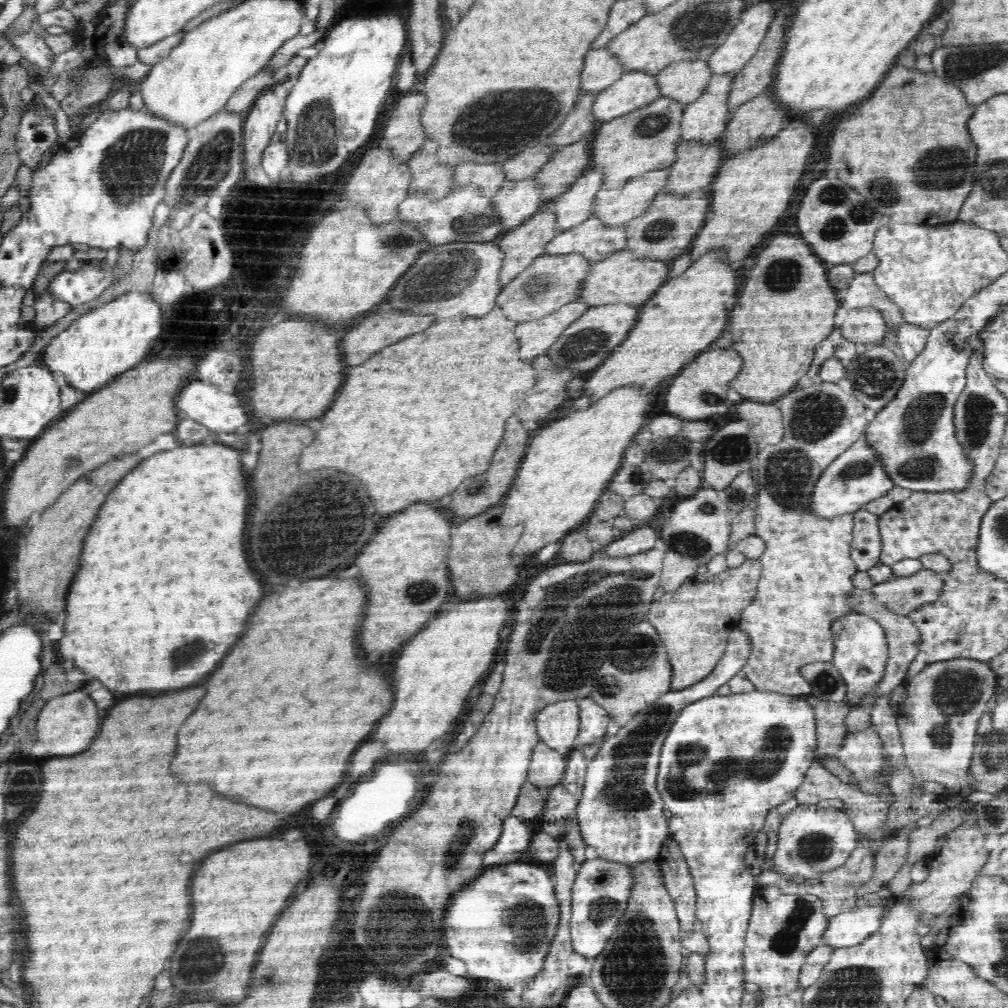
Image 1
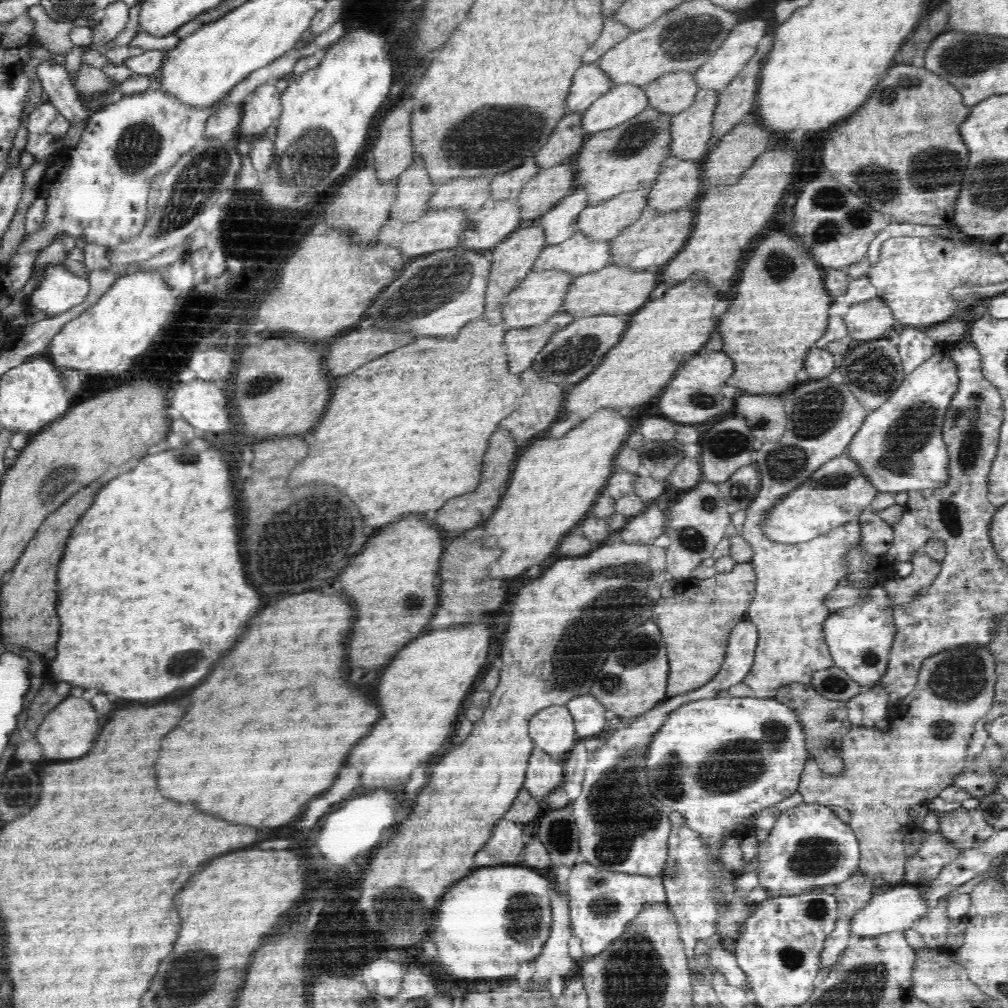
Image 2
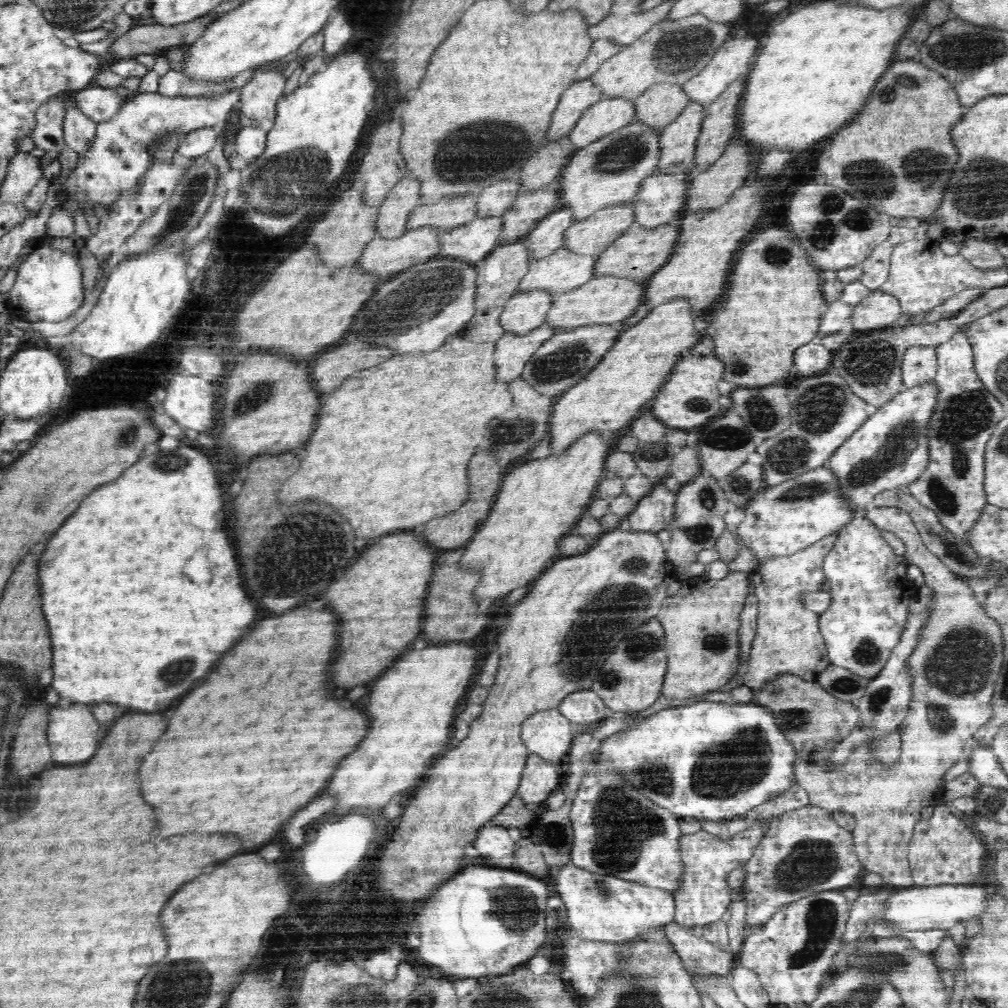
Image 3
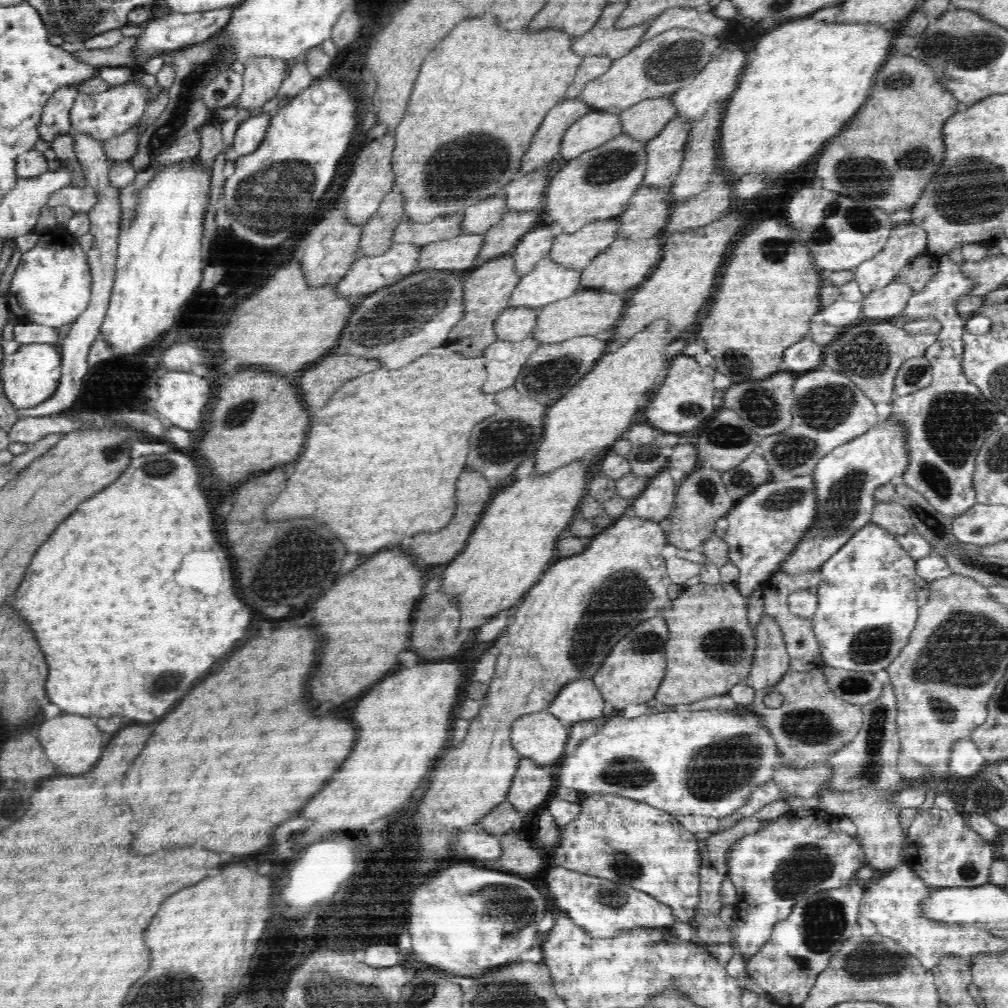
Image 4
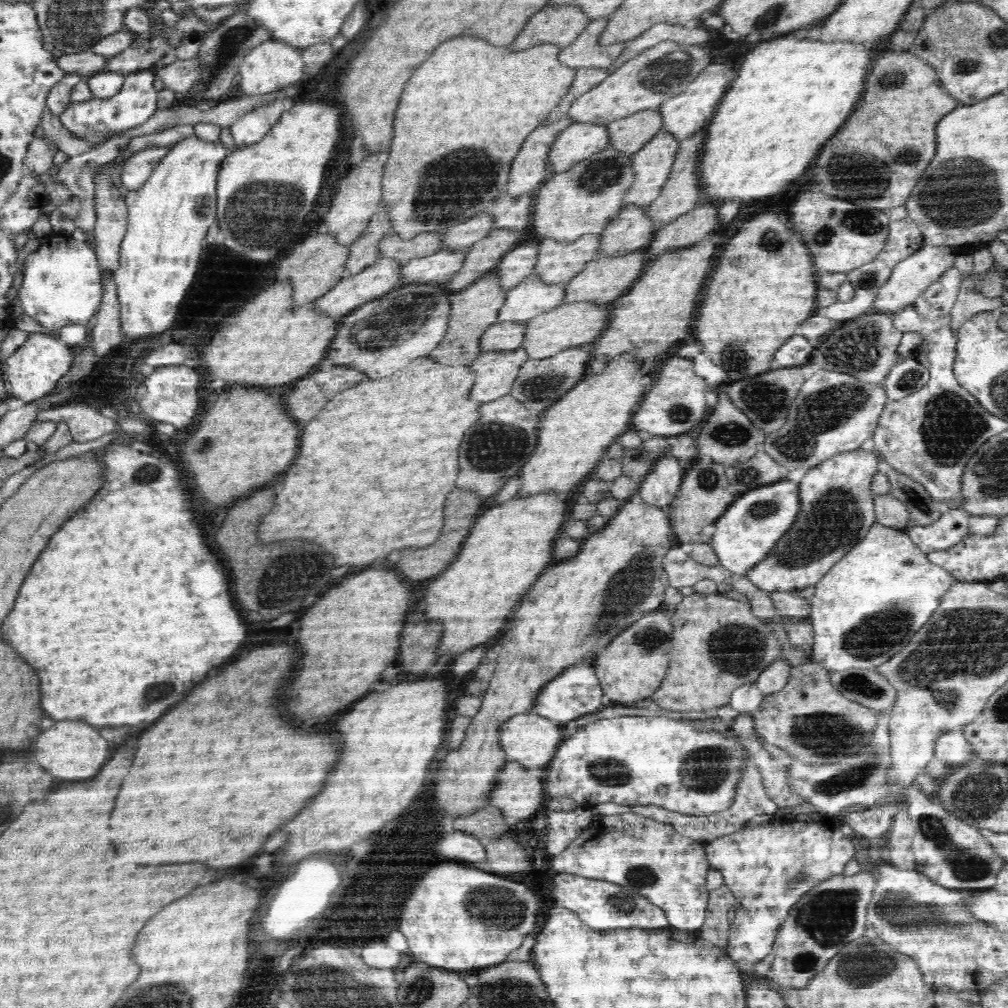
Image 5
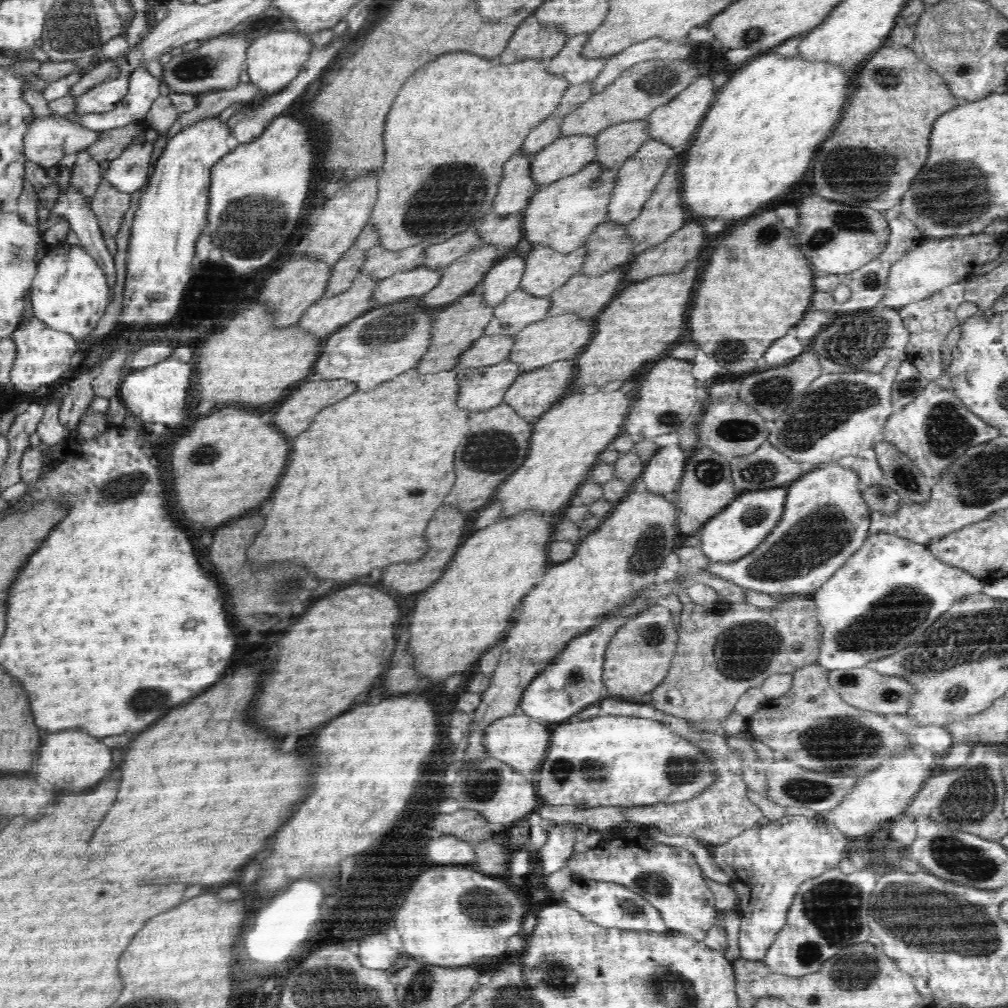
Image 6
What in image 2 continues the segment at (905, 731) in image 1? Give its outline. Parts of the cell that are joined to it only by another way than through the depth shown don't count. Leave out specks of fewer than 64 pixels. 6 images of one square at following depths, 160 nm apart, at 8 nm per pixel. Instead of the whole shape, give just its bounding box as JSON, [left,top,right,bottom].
[798,645,997,884]

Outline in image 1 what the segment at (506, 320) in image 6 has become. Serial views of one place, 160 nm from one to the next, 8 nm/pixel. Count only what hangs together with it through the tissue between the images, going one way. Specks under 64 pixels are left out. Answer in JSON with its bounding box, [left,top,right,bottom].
[545,216,626,264]

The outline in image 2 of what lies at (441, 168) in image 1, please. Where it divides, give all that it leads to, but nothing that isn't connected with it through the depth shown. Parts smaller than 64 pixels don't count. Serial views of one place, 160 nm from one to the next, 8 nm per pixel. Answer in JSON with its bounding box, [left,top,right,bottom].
[389,155,438,222]

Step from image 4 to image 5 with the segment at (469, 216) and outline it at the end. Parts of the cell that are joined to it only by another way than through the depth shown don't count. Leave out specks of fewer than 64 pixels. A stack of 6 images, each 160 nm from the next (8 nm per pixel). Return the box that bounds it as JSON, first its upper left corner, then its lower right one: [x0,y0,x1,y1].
[441,210,493,250]

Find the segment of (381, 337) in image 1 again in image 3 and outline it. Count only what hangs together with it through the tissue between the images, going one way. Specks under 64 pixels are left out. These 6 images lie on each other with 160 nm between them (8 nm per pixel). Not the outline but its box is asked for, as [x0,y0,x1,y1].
[312,342,394,394]

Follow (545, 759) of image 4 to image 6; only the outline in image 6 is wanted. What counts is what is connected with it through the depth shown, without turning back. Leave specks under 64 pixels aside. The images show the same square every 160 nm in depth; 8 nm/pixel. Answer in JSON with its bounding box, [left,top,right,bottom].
[483,712,551,782]

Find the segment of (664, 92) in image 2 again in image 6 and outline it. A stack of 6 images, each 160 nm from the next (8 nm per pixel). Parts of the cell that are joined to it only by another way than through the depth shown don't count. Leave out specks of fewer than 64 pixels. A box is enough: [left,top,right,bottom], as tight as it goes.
[594,119,648,170]

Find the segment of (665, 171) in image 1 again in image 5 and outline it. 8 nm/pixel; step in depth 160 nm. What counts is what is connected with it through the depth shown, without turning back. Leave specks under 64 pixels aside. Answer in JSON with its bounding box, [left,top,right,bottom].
[533,234,600,284]

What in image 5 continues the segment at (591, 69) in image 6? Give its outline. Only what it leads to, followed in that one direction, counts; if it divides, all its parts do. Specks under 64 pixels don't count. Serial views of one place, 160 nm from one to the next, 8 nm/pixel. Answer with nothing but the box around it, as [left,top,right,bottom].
[558,16,626,69]

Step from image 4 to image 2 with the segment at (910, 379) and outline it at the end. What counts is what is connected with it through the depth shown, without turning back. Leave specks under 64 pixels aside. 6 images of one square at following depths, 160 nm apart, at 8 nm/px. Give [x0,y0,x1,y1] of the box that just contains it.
[892,326,935,375]

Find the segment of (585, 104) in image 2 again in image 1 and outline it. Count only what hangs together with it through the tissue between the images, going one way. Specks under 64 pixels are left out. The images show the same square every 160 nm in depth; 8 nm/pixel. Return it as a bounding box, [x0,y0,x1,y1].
[581,47,625,94]

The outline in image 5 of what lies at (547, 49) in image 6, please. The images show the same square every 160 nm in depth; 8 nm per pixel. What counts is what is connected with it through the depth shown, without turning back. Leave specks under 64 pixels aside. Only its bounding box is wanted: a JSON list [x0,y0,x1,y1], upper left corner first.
[512,5,592,50]

